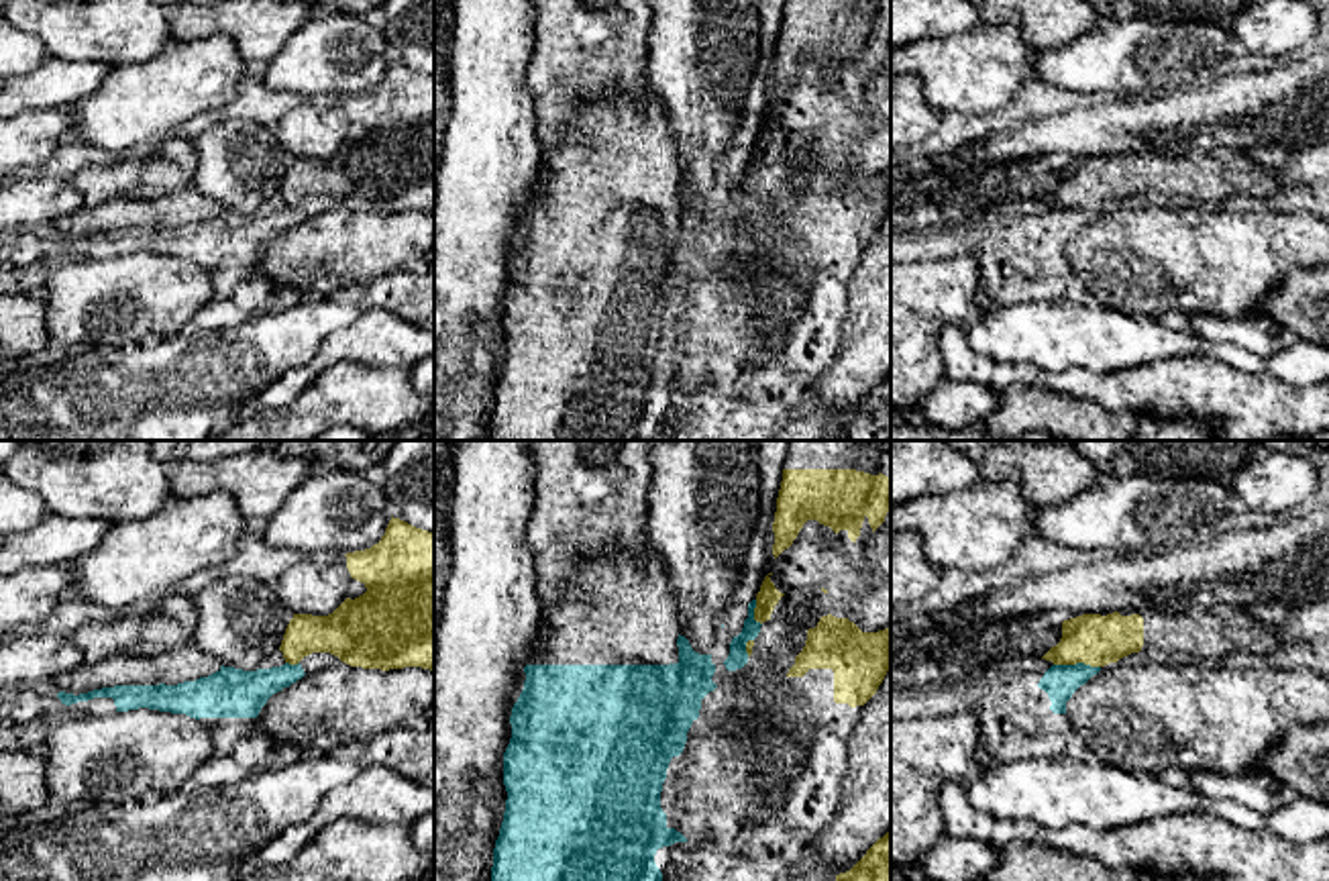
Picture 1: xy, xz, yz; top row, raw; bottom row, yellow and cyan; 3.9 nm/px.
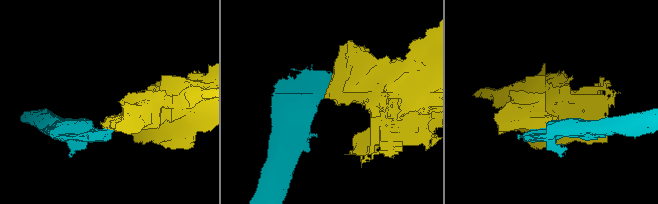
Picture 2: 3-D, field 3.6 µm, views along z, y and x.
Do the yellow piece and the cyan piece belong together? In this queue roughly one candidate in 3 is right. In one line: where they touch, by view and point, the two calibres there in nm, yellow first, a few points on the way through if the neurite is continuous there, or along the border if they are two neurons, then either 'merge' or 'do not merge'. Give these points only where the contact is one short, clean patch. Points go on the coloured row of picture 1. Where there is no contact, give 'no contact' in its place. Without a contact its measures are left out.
yz (1077, 661) | 200/140 nm | along yz (1054, 663), (1089, 663), (1099, 667) | do not merge

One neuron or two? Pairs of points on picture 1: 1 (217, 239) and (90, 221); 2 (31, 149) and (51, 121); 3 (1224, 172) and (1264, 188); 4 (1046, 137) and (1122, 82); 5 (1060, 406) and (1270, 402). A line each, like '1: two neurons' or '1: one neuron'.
1: one neuron
2: one neuron
3: one neuron
4: two neurons
5: two neurons

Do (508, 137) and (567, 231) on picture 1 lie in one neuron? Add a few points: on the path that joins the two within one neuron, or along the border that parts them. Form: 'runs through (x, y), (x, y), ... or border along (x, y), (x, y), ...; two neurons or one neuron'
border along (543, 151), (522, 227); two neurons

